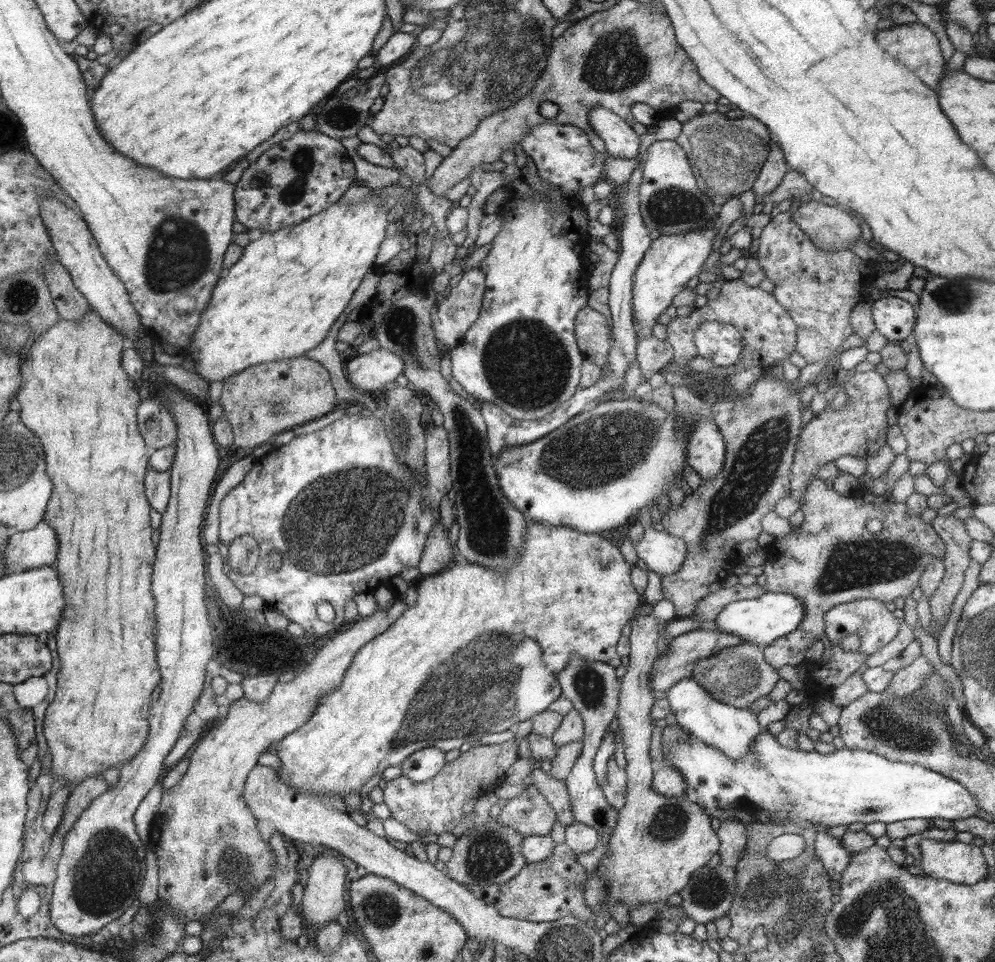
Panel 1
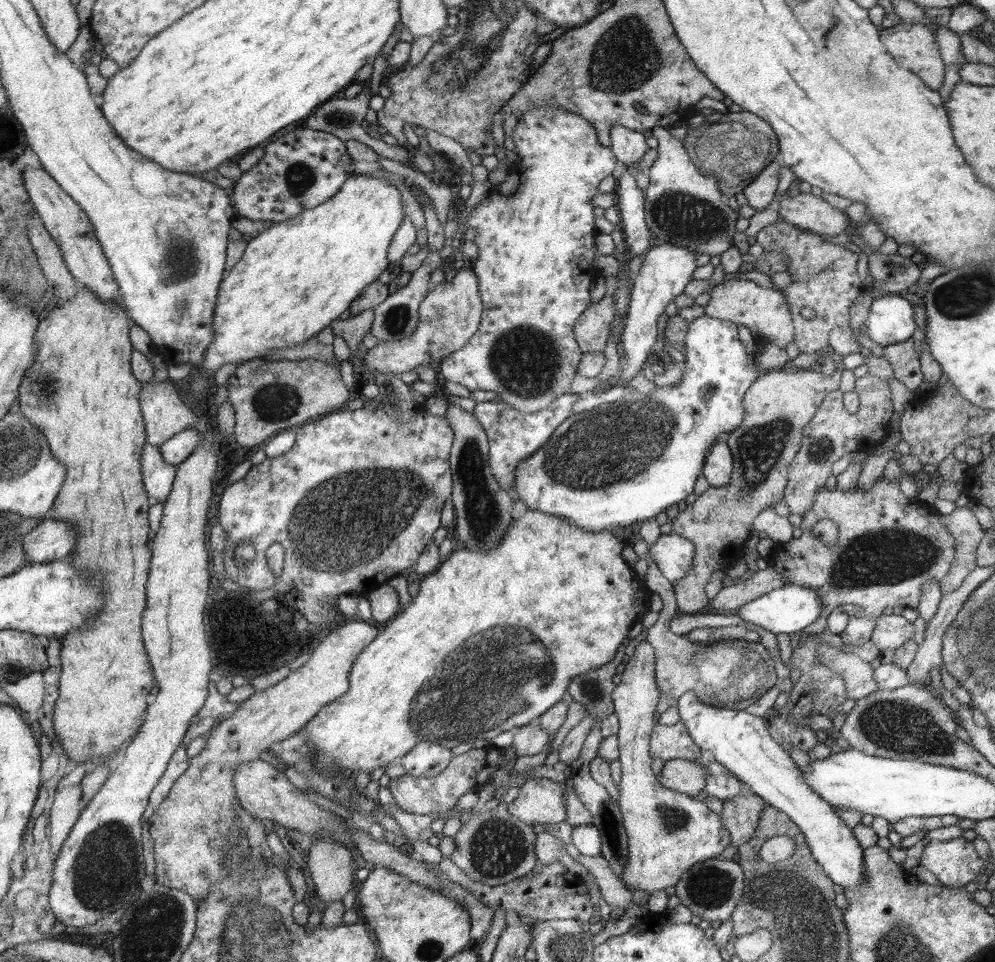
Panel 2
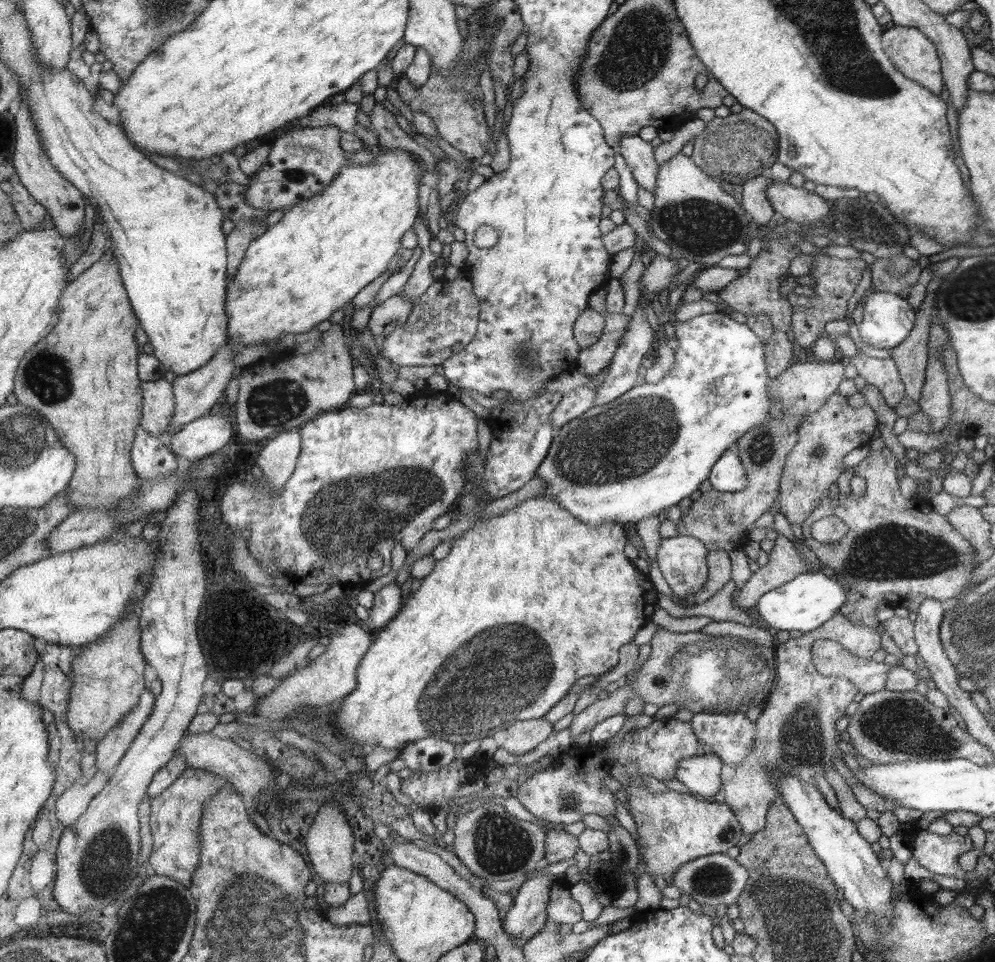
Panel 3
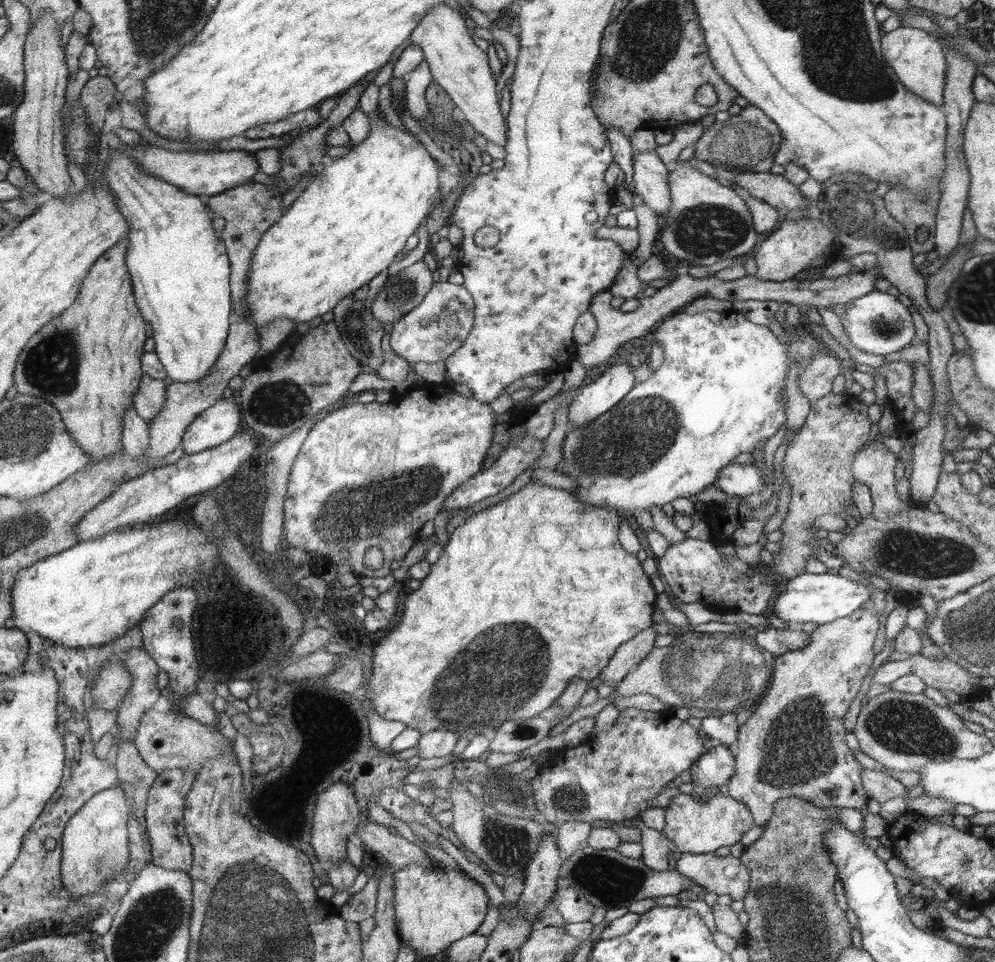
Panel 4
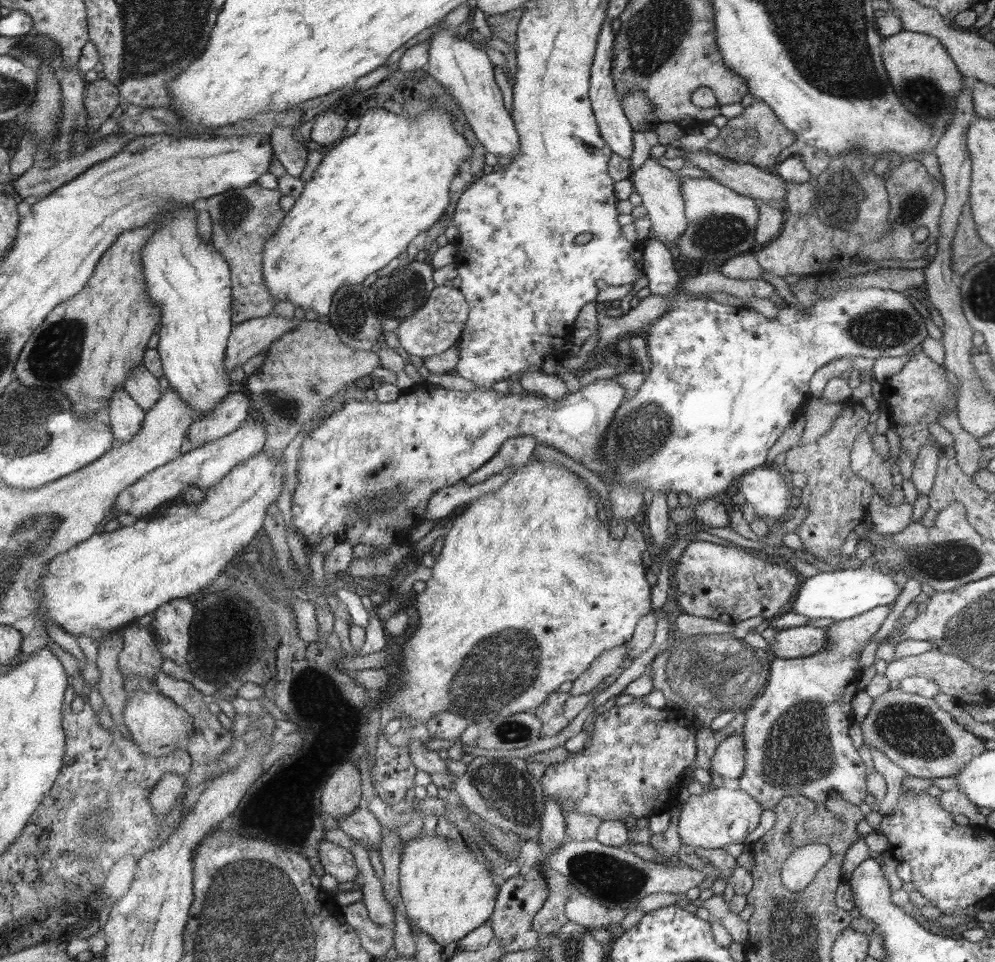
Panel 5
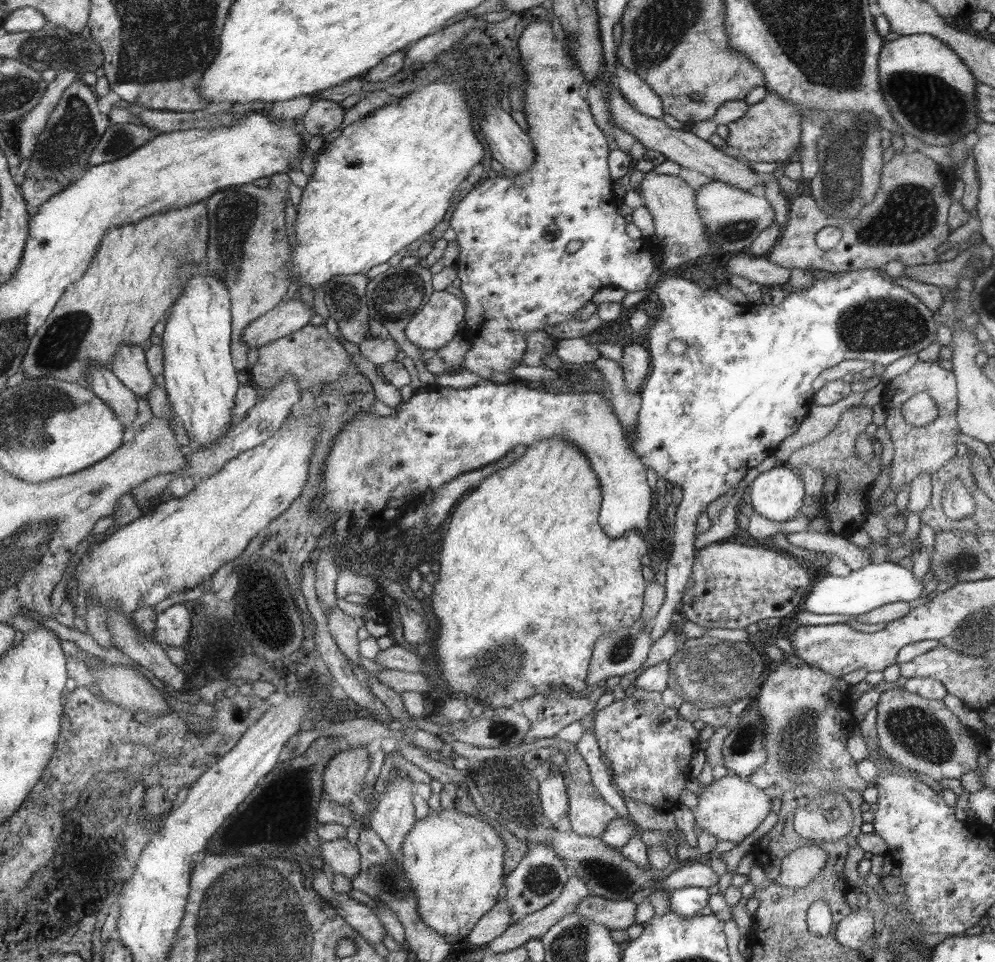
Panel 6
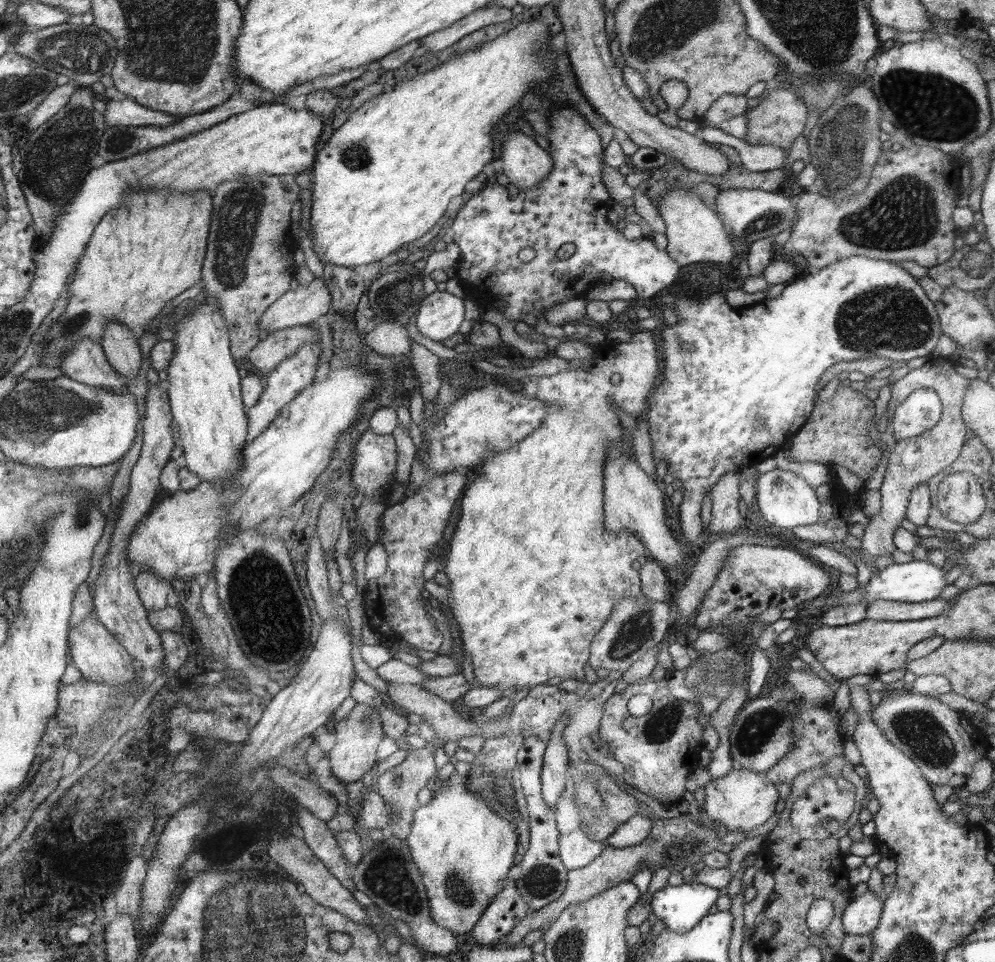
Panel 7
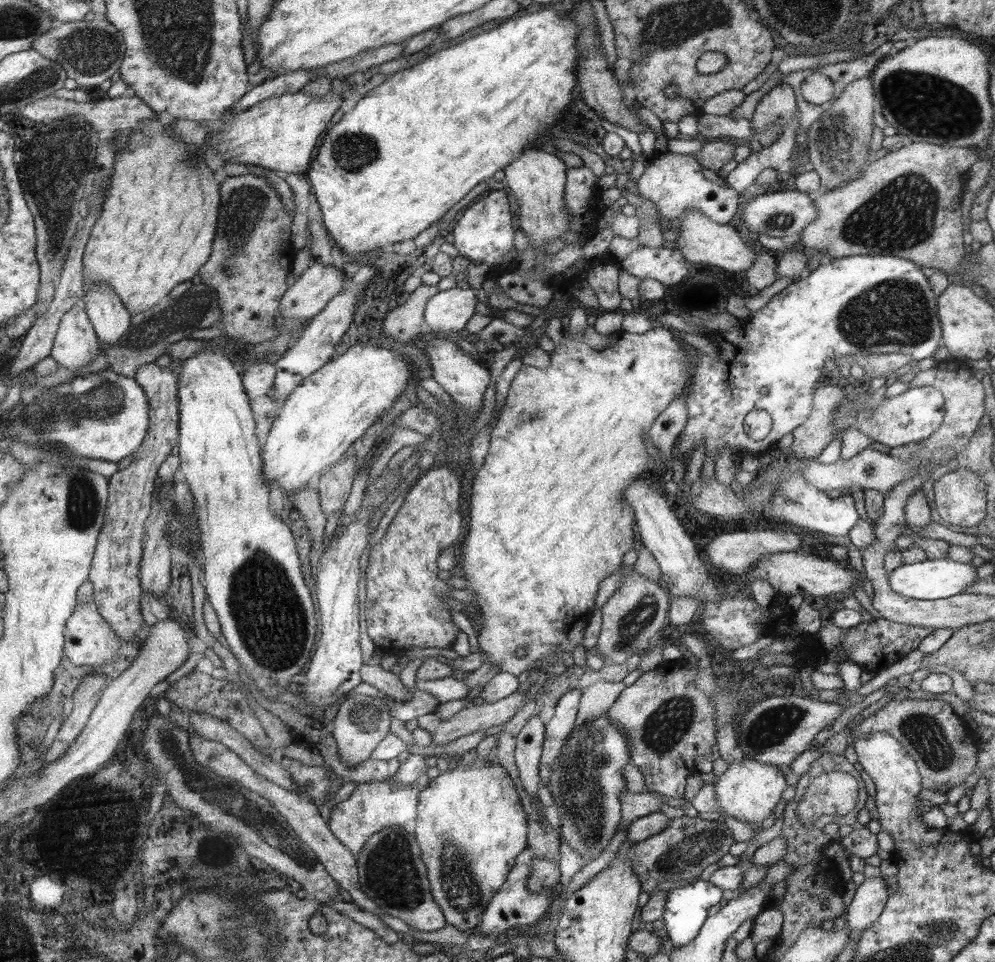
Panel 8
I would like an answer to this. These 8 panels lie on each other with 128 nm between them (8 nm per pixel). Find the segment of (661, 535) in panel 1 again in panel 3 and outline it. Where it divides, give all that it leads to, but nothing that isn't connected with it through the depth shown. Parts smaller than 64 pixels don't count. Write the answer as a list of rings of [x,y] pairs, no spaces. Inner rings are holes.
[[[678,535],[662,539],[657,562],[672,593],[681,600],[700,593],[709,582],[706,545],[697,538]]]

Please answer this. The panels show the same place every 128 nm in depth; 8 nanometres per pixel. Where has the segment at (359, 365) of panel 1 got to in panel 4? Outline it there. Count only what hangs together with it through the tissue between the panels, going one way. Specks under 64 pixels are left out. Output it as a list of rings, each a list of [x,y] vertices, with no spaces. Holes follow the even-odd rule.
[[[435,282],[422,300],[409,314],[394,323],[390,345],[394,354],[408,363],[439,362],[449,359],[467,341],[473,328],[475,305],[470,292],[464,285]]]

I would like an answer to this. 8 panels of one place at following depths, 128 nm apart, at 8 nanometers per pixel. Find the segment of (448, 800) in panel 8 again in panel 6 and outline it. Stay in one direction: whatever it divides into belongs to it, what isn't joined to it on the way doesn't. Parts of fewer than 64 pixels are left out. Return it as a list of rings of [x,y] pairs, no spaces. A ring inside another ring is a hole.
[[[456,806],[446,810],[431,811],[423,820],[418,820],[406,835],[402,846],[400,860],[402,868],[407,872],[411,886],[419,897],[419,916],[423,922],[435,932],[450,940],[452,936],[466,936],[472,933],[487,912],[496,906],[507,891],[506,876],[504,876],[504,854],[506,844],[488,822],[467,816]]]

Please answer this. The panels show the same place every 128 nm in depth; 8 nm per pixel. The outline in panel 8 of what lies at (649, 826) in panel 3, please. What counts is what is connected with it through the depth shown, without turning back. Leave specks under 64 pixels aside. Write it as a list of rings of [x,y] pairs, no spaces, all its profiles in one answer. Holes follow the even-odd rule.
[[[744,757],[740,761],[729,763],[727,770],[715,781],[718,793],[720,814],[732,816],[741,822],[762,822],[770,816],[774,806],[782,800],[782,792],[786,790],[785,774],[778,770],[779,766],[760,763],[754,759]]]

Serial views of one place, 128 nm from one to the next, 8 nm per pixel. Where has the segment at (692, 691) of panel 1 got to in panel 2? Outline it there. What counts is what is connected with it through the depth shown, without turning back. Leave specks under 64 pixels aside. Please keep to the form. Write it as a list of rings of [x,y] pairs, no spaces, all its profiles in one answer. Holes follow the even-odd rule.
[[[692,691],[684,692],[674,704],[679,709],[680,721],[687,725],[692,740],[695,740],[701,749],[710,750],[720,764],[726,765],[732,773],[735,773],[735,776],[743,781],[754,794],[760,796],[766,805],[784,812],[798,826],[798,829],[805,836],[806,845],[813,858],[823,867],[828,877],[838,886],[843,886],[848,890],[856,890],[858,886],[864,884],[864,880],[866,880],[866,871],[864,871],[866,850],[853,833],[853,829],[848,828],[835,808],[825,802],[807,784],[805,778],[800,774],[798,765],[792,761],[789,753],[784,751],[781,744],[771,736],[770,720],[767,717],[759,717],[745,710],[718,708],[715,705],[706,704]]]

